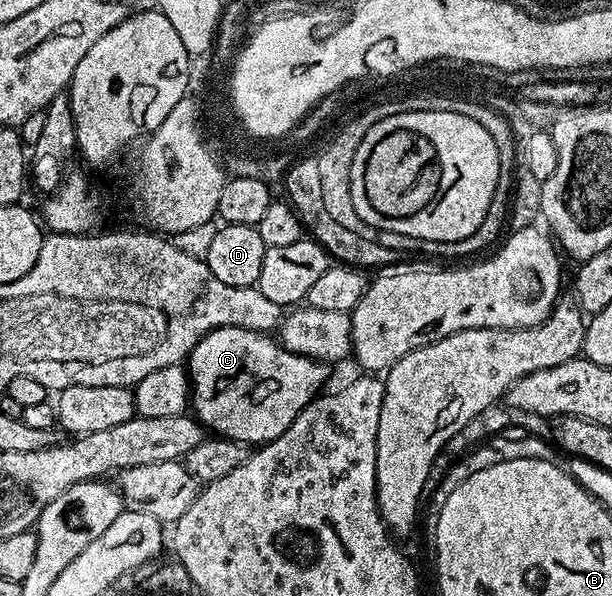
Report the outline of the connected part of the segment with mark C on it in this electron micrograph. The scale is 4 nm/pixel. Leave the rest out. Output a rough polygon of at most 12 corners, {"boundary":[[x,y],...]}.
{"boundary":[[219,327],[187,358],[206,430],[260,447],[329,373],[272,336]]}

